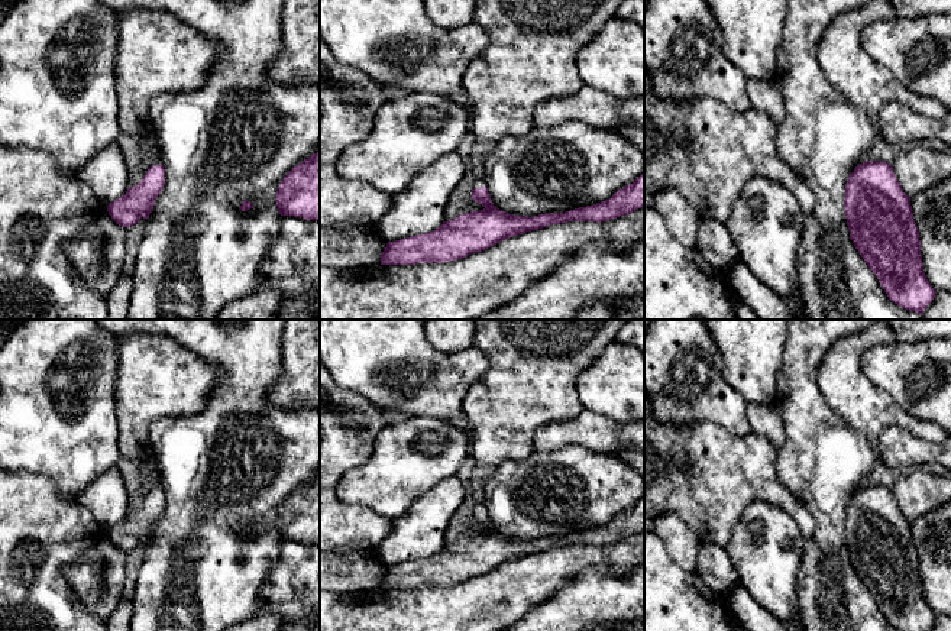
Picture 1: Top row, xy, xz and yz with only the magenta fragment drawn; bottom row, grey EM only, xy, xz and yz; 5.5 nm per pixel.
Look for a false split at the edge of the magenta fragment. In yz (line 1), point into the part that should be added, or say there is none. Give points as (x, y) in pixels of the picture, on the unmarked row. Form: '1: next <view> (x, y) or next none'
1: next none

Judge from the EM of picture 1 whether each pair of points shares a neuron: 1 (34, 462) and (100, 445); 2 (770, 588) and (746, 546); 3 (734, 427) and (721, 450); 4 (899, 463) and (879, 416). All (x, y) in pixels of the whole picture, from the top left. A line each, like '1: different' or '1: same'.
1: same
2: same
3: different
4: different

